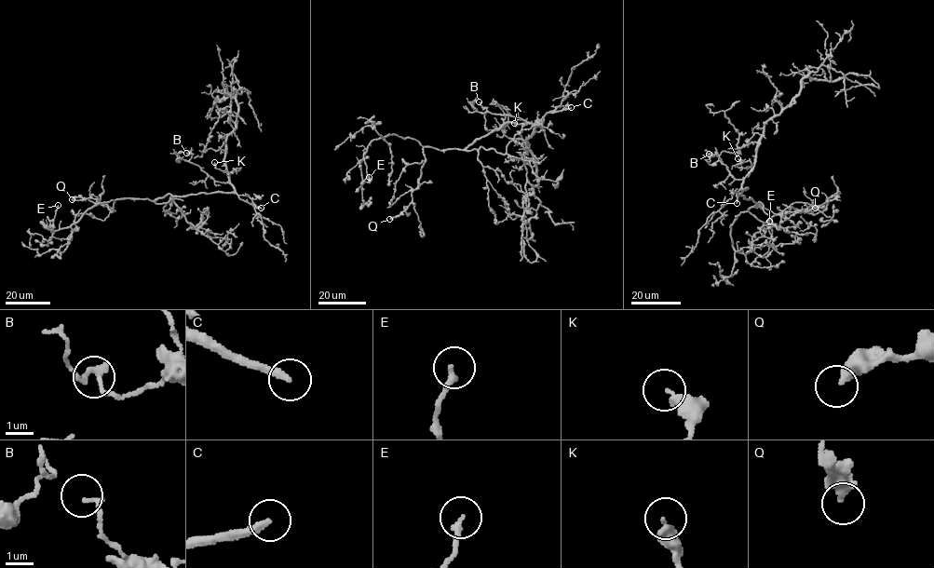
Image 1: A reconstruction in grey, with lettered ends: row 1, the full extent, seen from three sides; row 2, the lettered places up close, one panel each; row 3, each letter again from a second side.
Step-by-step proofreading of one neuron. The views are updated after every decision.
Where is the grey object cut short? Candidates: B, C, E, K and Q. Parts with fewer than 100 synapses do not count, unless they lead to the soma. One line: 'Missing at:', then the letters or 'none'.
Missing at: C

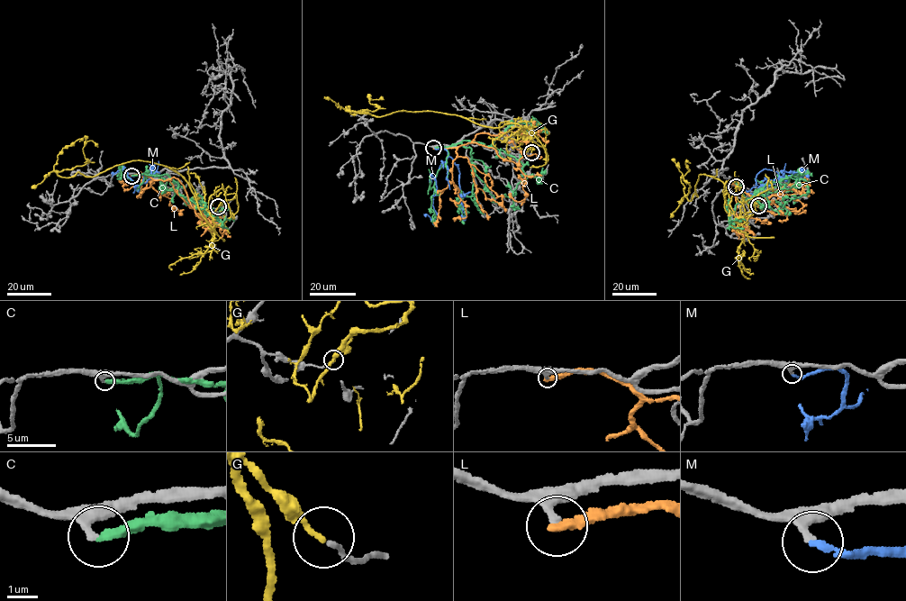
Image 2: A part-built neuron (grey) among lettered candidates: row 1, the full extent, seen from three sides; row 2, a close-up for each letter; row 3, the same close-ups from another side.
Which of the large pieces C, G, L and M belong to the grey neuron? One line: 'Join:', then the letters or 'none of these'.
Join: M

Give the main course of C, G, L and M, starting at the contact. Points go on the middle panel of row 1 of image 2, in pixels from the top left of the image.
C: (434, 148), (463, 141), (480, 142), (517, 159), (527, 177), (513, 191), (516, 208), (512, 207)
G: (531, 152), (517, 124), (492, 128), (436, 112), (350, 111), (375, 111), (378, 108), (368, 101), (384, 99)
L: (433, 149), (475, 142), (492, 147), (502, 158), (517, 165), (525, 177), (524, 199), (517, 202), (510, 193)
M: (433, 148), (445, 150), (448, 156), (441, 164), (434, 183), (434, 223), (428, 214), (425, 217)

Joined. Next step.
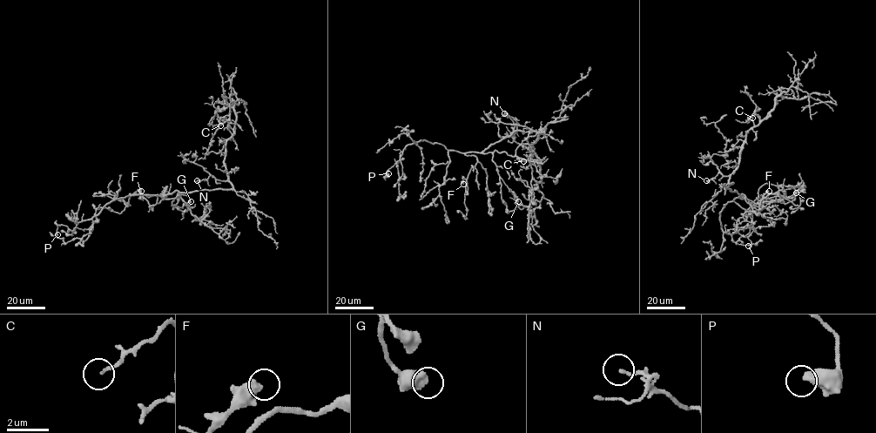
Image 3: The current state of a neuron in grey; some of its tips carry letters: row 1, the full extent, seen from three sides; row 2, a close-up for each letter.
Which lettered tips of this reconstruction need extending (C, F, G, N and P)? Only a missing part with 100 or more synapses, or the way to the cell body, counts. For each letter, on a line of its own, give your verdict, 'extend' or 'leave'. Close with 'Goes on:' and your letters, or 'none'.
C: leave
F: leave
G: leave
N: leave
P: leave
Goes on: none

